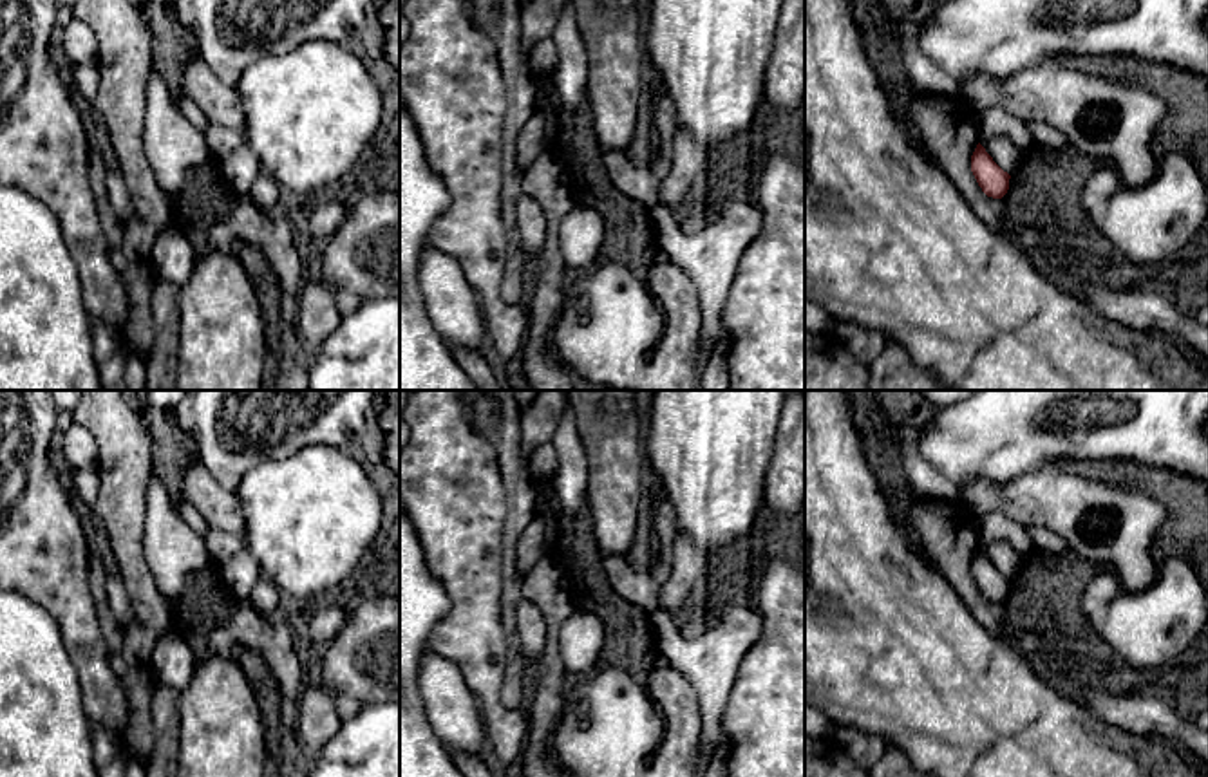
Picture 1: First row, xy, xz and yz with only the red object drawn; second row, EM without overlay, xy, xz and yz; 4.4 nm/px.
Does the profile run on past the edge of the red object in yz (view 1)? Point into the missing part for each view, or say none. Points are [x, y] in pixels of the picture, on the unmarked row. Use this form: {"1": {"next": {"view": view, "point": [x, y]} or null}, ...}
{"1": {"next": null}}

